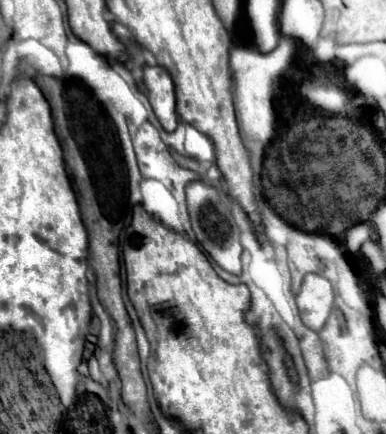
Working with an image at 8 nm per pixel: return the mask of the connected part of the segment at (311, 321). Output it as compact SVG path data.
M308 273L304 277L296 303L298 303L304 325L308 325L314 331L320 331L324 327L324 323L328 321L330 311L334 307L332 283L322 275Z

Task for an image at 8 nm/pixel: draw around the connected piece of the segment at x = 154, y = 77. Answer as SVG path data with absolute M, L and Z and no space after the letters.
M156 65L144 67L144 85L148 89L148 101L164 127L164 131L174 131L178 127L178 115L176 115L176 95L174 95L174 81L170 73Z

